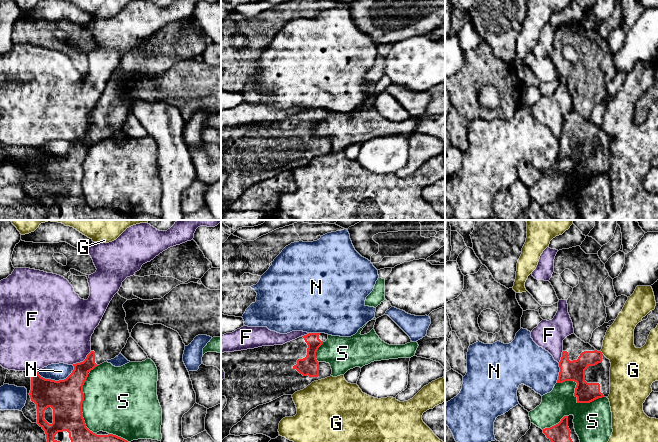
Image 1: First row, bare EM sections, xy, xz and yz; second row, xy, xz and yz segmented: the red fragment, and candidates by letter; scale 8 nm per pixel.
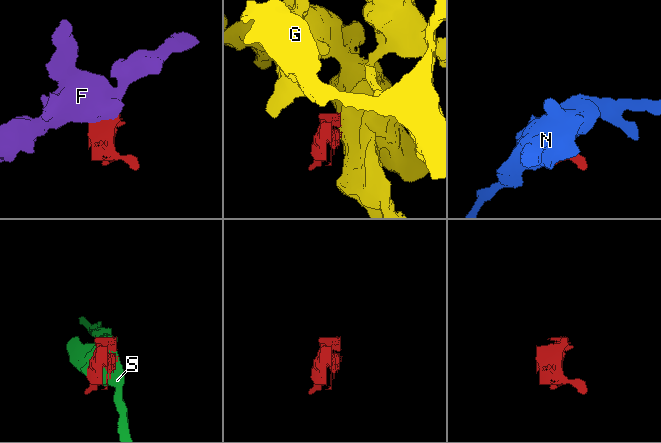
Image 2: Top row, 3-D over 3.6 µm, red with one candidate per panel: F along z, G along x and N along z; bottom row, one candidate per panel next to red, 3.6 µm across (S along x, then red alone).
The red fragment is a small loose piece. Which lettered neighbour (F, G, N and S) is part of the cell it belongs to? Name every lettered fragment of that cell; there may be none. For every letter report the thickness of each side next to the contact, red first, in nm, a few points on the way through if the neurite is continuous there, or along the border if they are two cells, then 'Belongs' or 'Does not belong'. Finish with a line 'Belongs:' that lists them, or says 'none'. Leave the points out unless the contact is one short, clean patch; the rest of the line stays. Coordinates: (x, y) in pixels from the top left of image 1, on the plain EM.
F: Thickness 190 nm (red) against 420 nm. Boundary: xy (91, 127), (82, 137), (72, 140). Does not belong
G: Thickness 160 nm (red) against 300 nm. Boundary: yz (600, 127), (603, 130). Does not belong
N: Thickness 280 nm (red) against 140 nm. Does not belong
S: Thickness 160 nm (red) against 300 nm. Does not belong
Belongs: none

